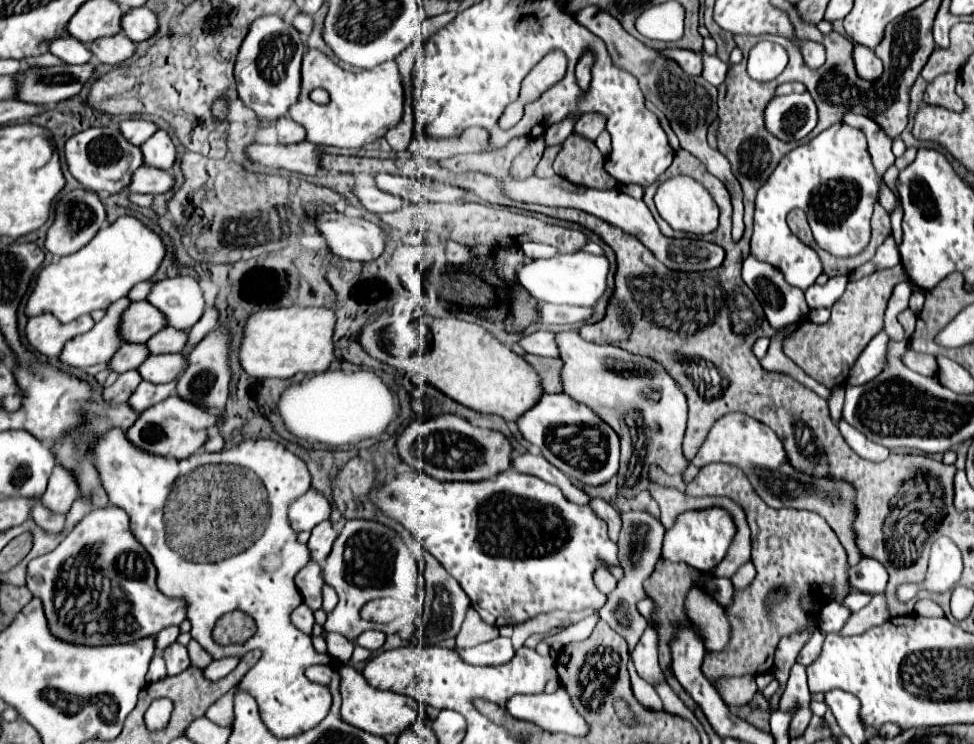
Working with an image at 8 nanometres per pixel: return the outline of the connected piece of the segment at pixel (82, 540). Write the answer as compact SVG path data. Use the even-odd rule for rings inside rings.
M106 507L106 509L94 509L94 511L90 511L88 517L84 517L84 519L62 539L62 543L60 543L54 551L50 551L50 553L46 553L46 555L42 555L42 557L32 559L30 565L28 565L28 573L26 573L26 587L30 589L32 597L40 597L40 599L42 599L44 615L48 617L48 627L52 629L52 635L54 635L54 637L60 637L60 641L68 641L68 643L72 643L72 645L116 645L116 643L128 643L128 641L136 641L136 639L144 639L144 637L154 637L154 635L158 635L164 627L180 625L180 623L186 619L186 615L184 615L184 613L186 613L184 603L182 603L182 601L176 601L176 599L168 599L166 595L162 595L162 593L158 591L158 587L156 587L156 569L154 569L154 565L152 565L152 559L150 559L148 551L146 551L146 549L136 541L136 537L132 535L132 531L130 531L130 527L128 527L128 515L126 515L124 509L120 509L120 507ZM66 559L72 559L72 571L70 571L70 573L64 569Z

